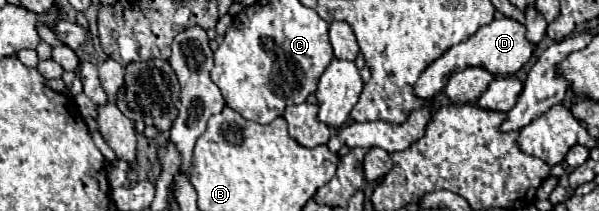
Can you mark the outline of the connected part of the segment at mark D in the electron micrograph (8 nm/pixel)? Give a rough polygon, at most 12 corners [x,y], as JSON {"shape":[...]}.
{"shape":[[515,18],[493,20],[451,46],[415,82],[431,100],[451,74],[481,66],[515,74],[535,50]]}

